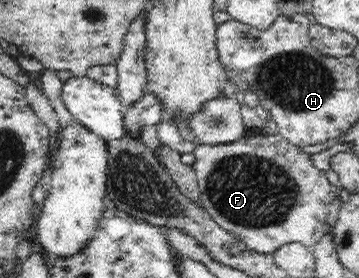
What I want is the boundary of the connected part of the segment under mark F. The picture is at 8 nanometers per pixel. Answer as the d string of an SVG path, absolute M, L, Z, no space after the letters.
M254 130L233 143L210 145L196 142L192 153L196 156L193 171L197 176L201 194L199 199L204 208L226 231L239 235L252 251L272 253L276 247L292 242L310 248L322 237L330 209L337 199L338 186L328 181L326 171L314 166L312 155L293 145L278 131L268 135L264 131Z

